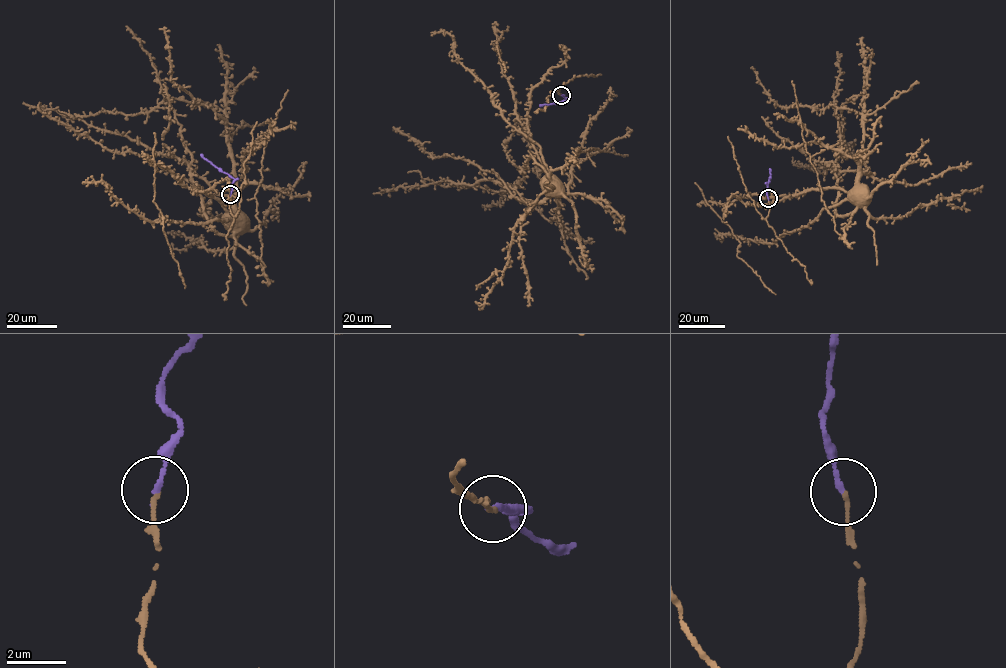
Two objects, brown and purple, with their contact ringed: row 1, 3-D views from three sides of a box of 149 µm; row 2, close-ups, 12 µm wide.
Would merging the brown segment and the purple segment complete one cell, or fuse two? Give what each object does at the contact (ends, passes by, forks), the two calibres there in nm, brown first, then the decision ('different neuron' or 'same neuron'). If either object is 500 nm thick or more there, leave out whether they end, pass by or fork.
brown ends | purple ends | 150/170 nm | same neuron

